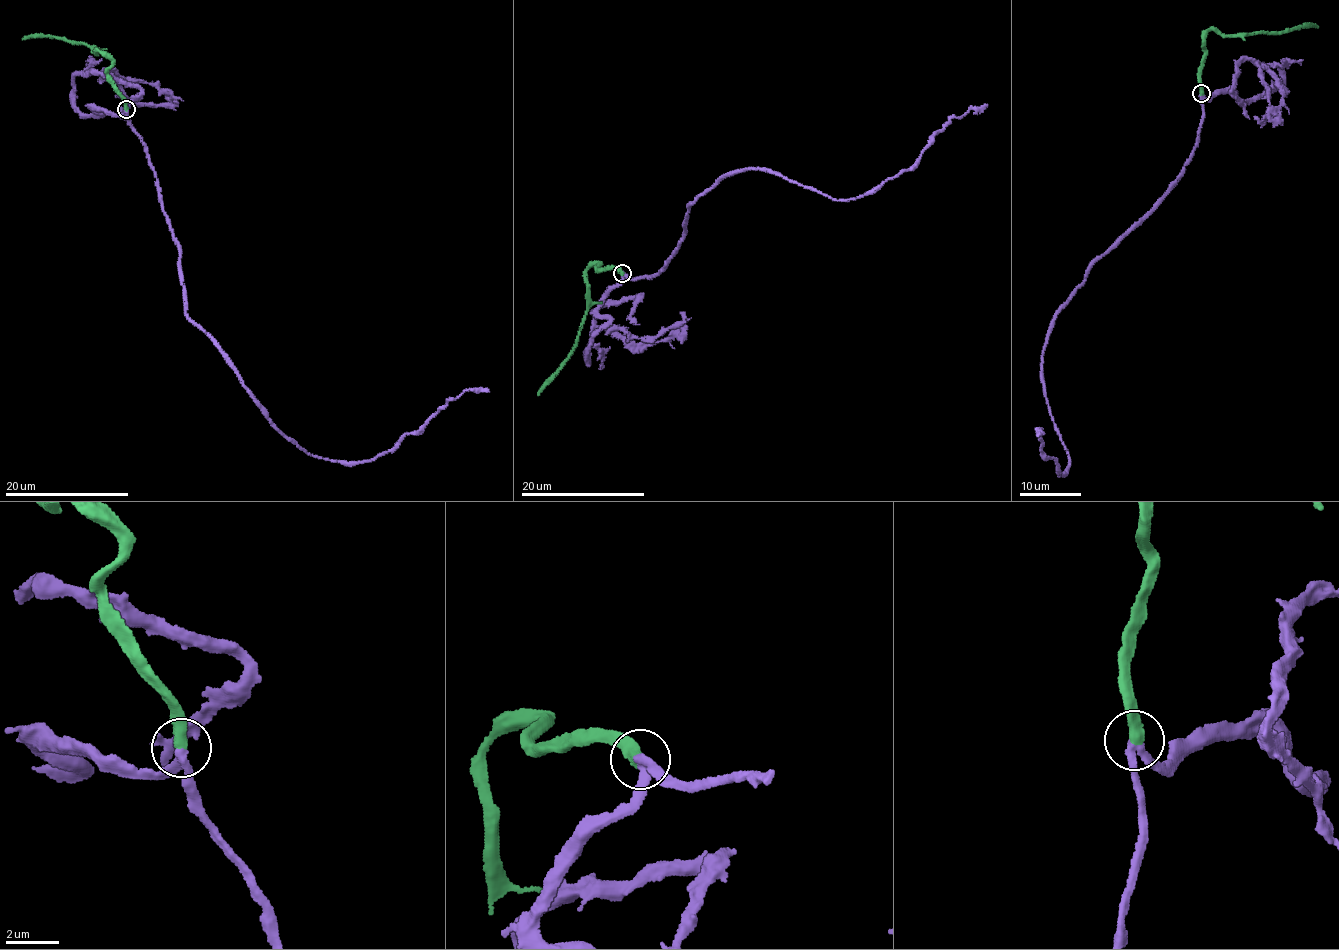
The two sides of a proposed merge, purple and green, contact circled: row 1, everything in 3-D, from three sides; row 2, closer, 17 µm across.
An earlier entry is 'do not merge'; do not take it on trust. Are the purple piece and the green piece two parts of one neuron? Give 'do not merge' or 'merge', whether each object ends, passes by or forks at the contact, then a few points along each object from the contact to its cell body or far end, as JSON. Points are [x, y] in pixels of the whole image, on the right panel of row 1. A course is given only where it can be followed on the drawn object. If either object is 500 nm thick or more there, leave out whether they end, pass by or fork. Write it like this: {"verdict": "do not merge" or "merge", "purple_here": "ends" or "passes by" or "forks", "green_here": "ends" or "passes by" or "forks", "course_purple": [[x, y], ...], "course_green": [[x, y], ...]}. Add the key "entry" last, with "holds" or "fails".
{"verdict": "merge", "purple_here": "passes by", "green_here": "ends", "course_purple": [[1200, 93], [1184, 171], [1092, 265], [1043, 348], [1046, 404], [1070, 457], [1062, 476], [1037, 436]], "course_green": [[1201, 93], [1200, 68], [1208, 31], [1267, 34], [1309, 22], [1318, 27]], "entry": "fails"}

